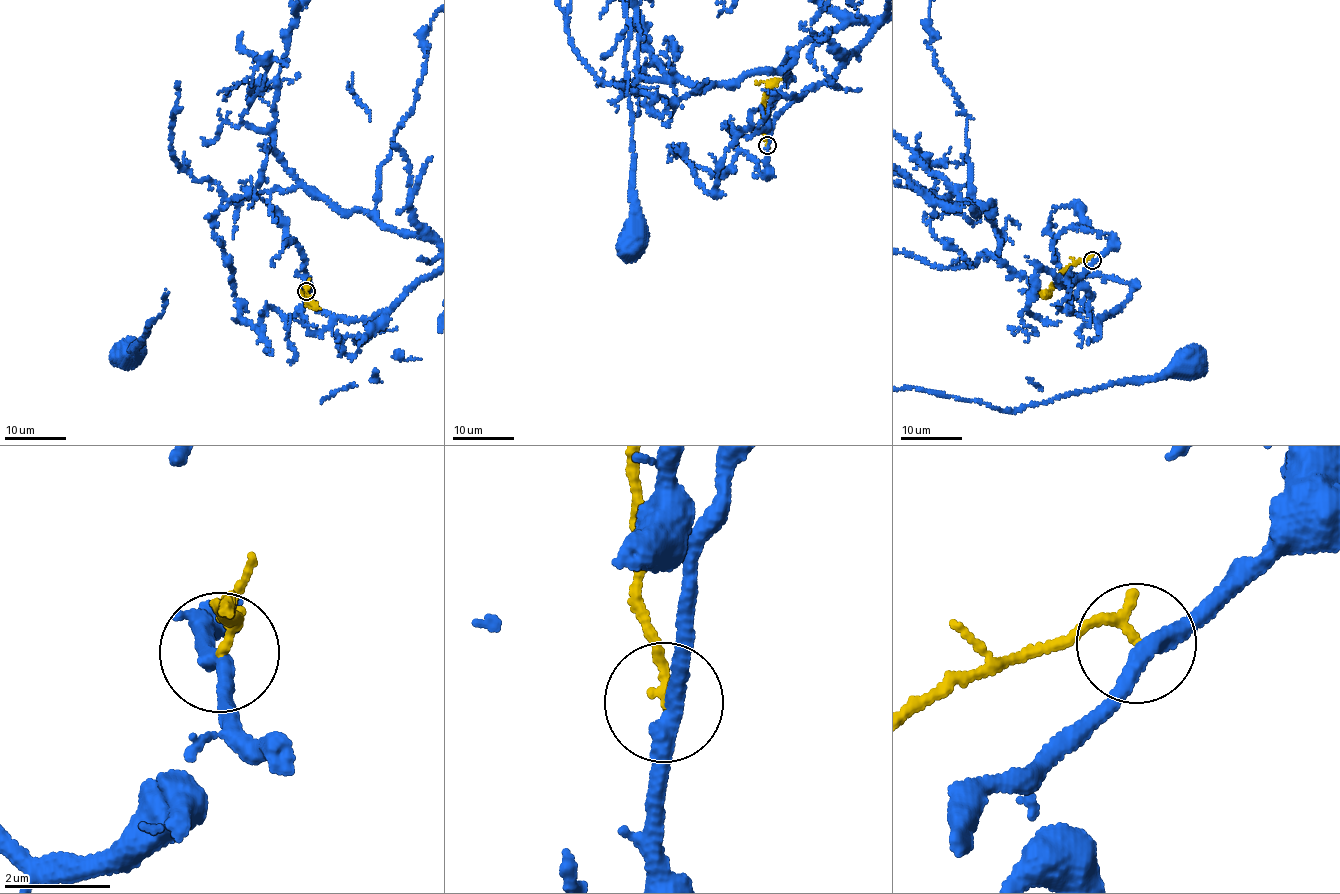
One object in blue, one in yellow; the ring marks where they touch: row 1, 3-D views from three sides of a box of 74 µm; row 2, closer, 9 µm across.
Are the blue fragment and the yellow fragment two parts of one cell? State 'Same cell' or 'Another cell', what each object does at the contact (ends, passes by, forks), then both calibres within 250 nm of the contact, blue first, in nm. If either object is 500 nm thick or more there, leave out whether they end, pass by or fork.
Another cell. At the ring blue passes by. At the ring yellow ends. Thickness 320 nm (blue) against 220 nm

